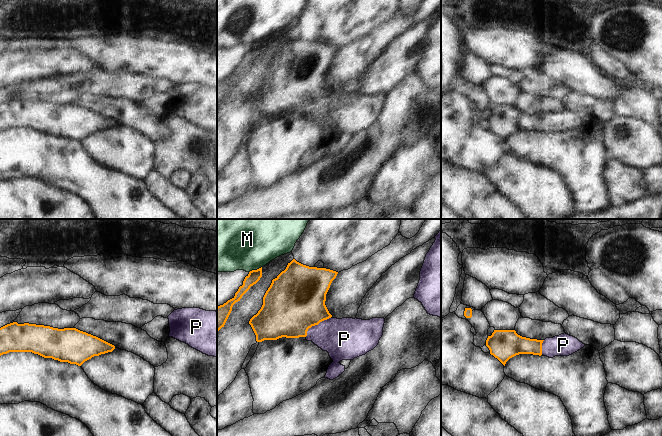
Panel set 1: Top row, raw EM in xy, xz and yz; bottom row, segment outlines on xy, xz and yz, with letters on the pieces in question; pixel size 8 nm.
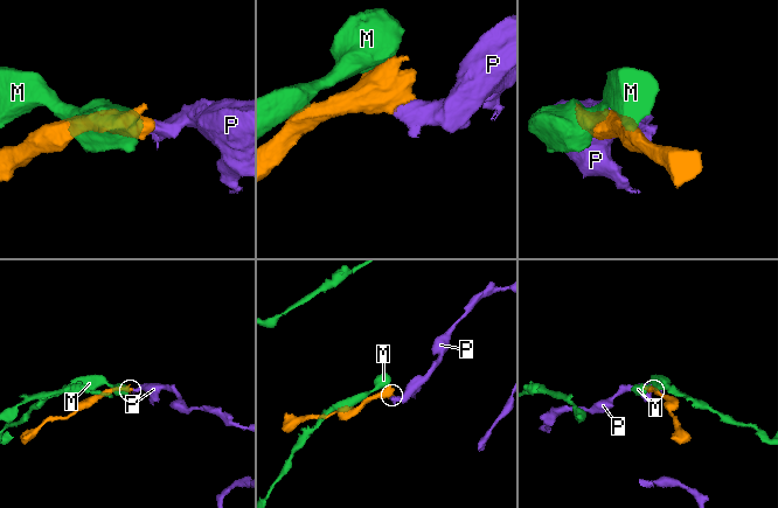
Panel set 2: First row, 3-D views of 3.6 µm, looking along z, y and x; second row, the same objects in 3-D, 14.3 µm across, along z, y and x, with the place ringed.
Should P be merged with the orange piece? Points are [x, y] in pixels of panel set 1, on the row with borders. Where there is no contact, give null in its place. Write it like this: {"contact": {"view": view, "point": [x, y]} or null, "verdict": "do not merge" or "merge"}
{"contact": {"view": "xz", "point": [315, 324]}, "verdict": "merge"}

